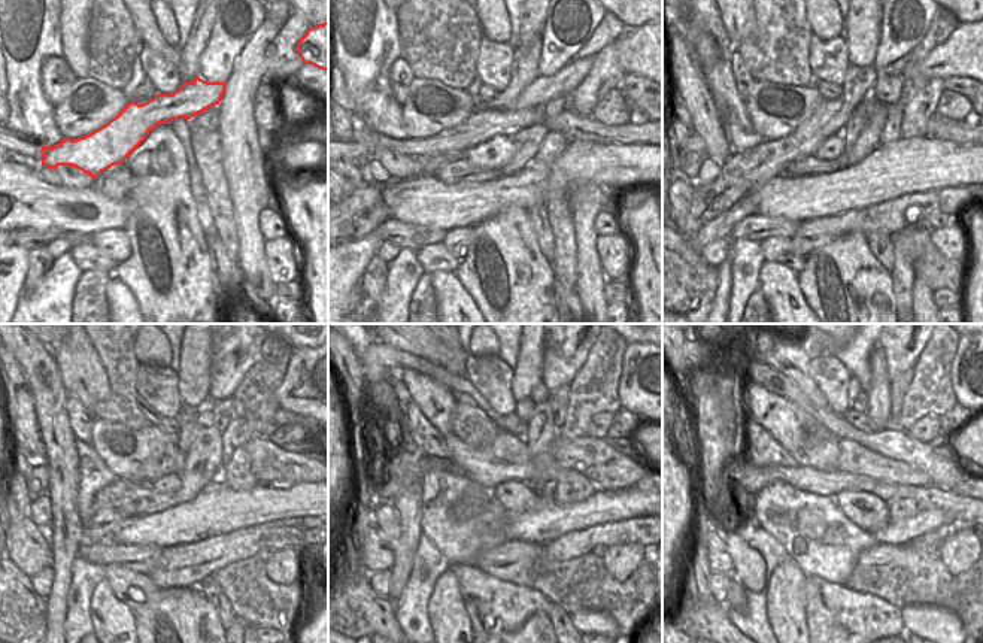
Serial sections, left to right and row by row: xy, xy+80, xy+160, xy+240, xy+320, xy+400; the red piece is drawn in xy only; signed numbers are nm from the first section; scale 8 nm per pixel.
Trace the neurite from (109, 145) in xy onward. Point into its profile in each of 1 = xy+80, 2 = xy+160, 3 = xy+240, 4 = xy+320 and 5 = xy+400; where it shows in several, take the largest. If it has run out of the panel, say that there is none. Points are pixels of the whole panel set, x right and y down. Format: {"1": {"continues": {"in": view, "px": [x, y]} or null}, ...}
{"1": {"continues": {"in": "xy+80", "px": [527, 108]}}, "2": {"continues": {"in": "xy+160", "px": [965, 52]}}, "3": {"continues": {"in": "xy+240", "px": [297, 393]}}, "4": {"continues": {"in": "xy+320", "px": [631, 384]}}, "5": {"continues": {"in": "xy+400", "px": [965, 370]}}}

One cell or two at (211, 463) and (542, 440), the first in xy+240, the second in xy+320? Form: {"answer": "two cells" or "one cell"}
{"answer": "one cell"}

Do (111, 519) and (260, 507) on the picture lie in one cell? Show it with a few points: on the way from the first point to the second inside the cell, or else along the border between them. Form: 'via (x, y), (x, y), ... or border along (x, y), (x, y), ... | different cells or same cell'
border along (170, 506), (137, 516), (121, 527), (112, 540) | different cells

